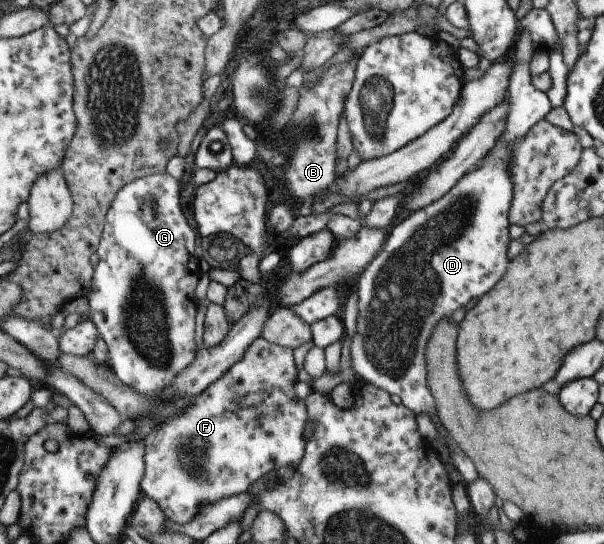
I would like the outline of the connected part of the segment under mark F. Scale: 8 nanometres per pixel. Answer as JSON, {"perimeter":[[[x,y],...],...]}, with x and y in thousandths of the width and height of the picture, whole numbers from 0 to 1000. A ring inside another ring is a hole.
{"perimeter":[[[434,618],[421,625],[392,669],[326,726],[298,763],[270,774],[242,805],[238,912],[257,919],[276,954],[310,963],[339,926],[407,906],[445,868],[475,853],[495,853],[507,833],[503,787],[513,765],[507,733],[492,732],[488,721],[492,682],[483,640],[452,632]]]}

